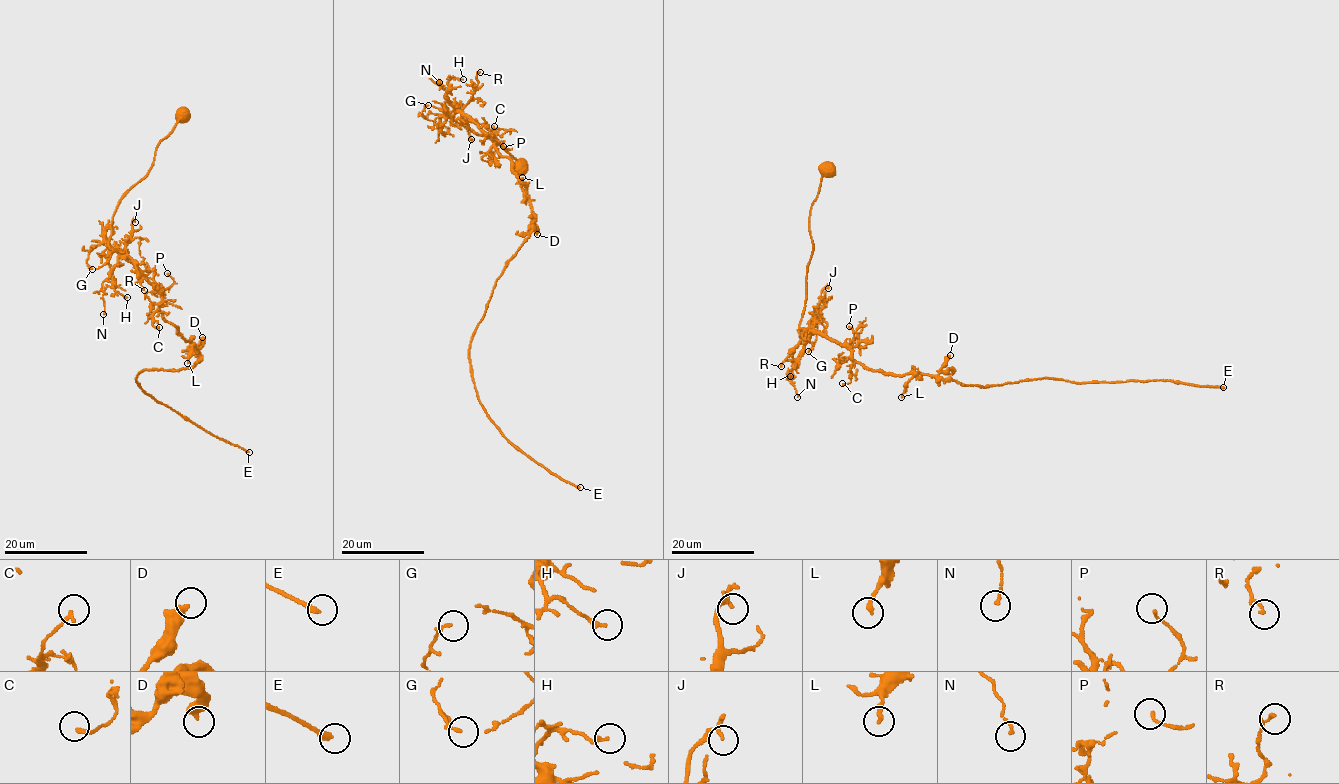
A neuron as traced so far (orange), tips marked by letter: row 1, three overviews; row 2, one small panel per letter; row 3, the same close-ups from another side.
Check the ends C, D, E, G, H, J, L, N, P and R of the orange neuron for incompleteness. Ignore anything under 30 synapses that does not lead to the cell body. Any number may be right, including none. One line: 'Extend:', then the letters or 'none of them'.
Extend: E

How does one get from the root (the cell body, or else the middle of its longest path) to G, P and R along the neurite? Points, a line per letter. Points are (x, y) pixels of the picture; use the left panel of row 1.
G: (181, 114), (149, 171), (116, 209), (109, 245), (117, 252), (106, 242), (92, 245), (86, 262), (92, 269)
P: (181, 114), (159, 144), (149, 171), (120, 200), (109, 241), (156, 287), (165, 289), (173, 282), (167, 273)
R: (181, 114), (172, 132), (159, 144), (149, 171), (120, 200), (111, 225), (109, 245), (131, 259), (144, 290)

